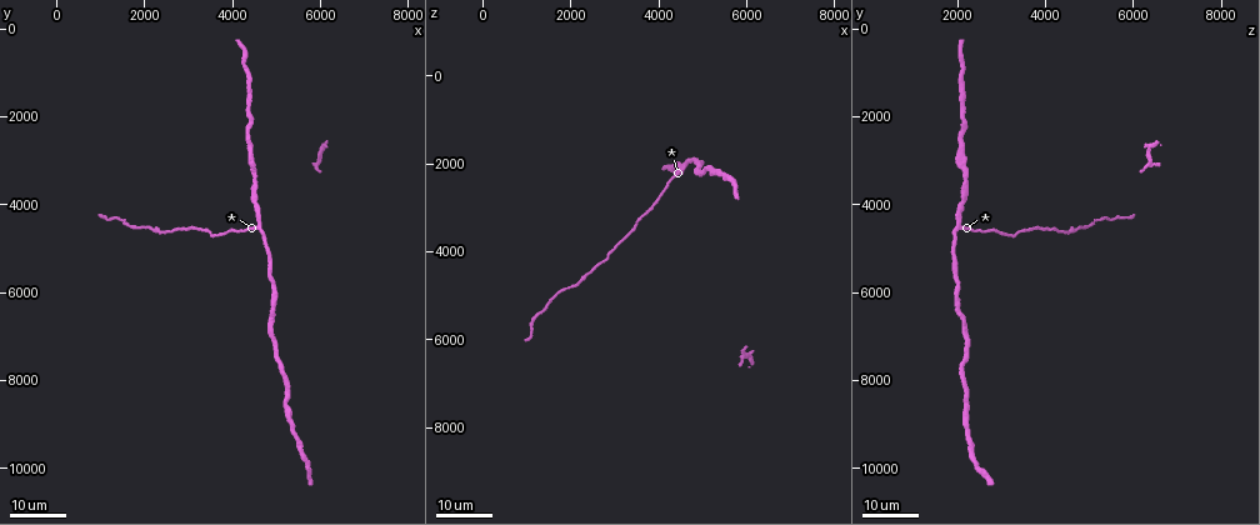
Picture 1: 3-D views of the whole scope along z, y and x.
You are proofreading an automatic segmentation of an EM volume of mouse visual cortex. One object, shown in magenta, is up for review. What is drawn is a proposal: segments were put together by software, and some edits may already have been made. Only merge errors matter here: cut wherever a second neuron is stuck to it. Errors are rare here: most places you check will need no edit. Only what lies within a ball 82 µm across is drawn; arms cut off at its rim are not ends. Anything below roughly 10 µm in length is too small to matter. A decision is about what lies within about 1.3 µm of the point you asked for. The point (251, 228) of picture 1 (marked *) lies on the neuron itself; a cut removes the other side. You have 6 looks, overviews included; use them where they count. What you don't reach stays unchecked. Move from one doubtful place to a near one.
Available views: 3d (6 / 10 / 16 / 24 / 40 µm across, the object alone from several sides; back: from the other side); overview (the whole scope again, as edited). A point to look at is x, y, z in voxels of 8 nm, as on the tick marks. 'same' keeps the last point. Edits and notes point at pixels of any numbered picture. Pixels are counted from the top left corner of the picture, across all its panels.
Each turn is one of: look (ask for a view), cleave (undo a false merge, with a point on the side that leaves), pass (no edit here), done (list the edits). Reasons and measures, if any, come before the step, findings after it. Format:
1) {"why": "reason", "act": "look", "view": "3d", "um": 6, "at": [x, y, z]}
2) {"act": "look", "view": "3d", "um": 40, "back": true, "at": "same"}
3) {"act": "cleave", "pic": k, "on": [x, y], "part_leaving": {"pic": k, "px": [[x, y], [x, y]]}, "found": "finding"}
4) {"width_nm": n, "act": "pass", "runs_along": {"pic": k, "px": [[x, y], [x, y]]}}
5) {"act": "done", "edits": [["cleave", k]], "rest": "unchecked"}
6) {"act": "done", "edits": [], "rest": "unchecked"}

{"why": "side arm on a straight run", "act": "look", "view": "3d", "um": 24, "at": [4600, 4500, 2050]}

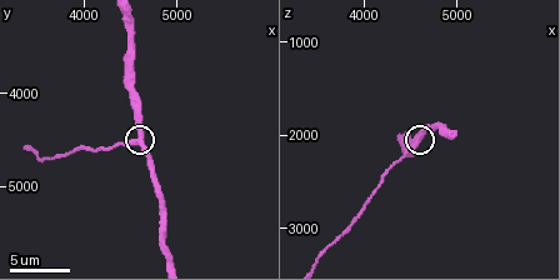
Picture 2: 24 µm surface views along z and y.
{"act": "look", "view": "3d", "um": 10, "at": [4600, 4500, 2000]}

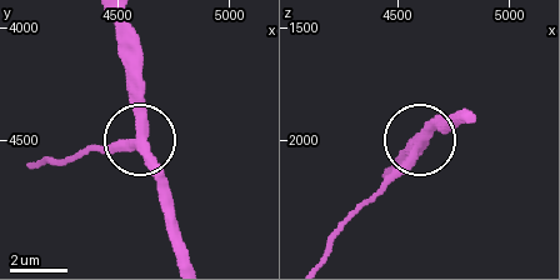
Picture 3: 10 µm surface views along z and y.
{"arms": 3, "act": "pass", "runs_along": {"pic": 3, "px": [[103, 148], [140, 141], [143, 50]]}, "found": "one neuron here"}

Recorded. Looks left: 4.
{"act": "look", "view": "3d", "um": 16, "at": [3200, 4550, 3650]}

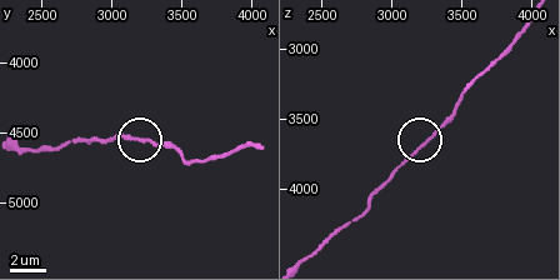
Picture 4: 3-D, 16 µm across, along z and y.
{"act": "look", "view": "3d", "um": 10, "at": [3260, 4560, 3640]}

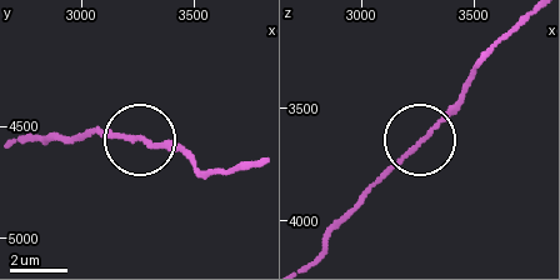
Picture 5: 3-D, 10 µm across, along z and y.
{"why": "closer look", "act": "look", "view": "3d", "um": 6, "at": [3250, 4550, 3650]}

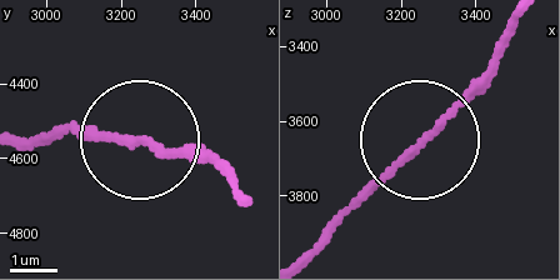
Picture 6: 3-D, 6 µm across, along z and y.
{"act": "pass", "runs_along": {"pic": 6, "px": [[510, 29], [475, 89], [324, 228]]}, "found": "all the same neuron"}

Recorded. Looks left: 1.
{"act": "done", "edits": [], "rest": "unchecked"}

